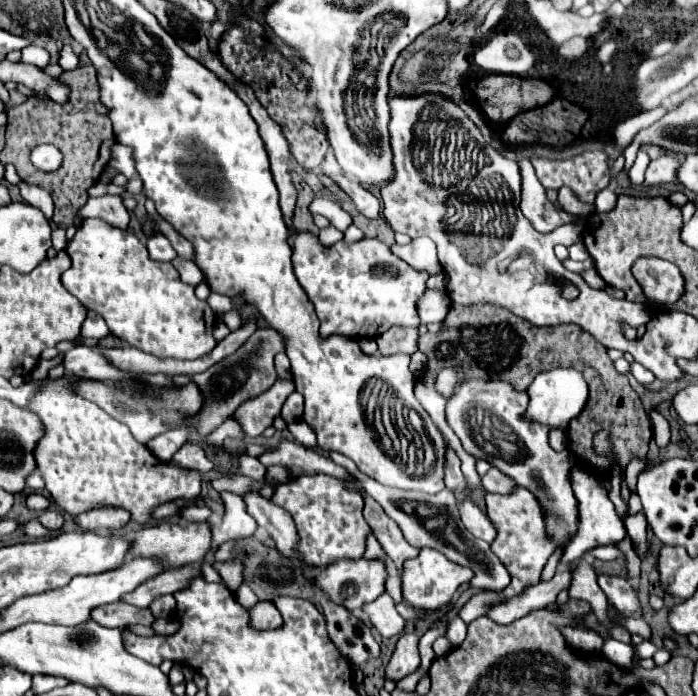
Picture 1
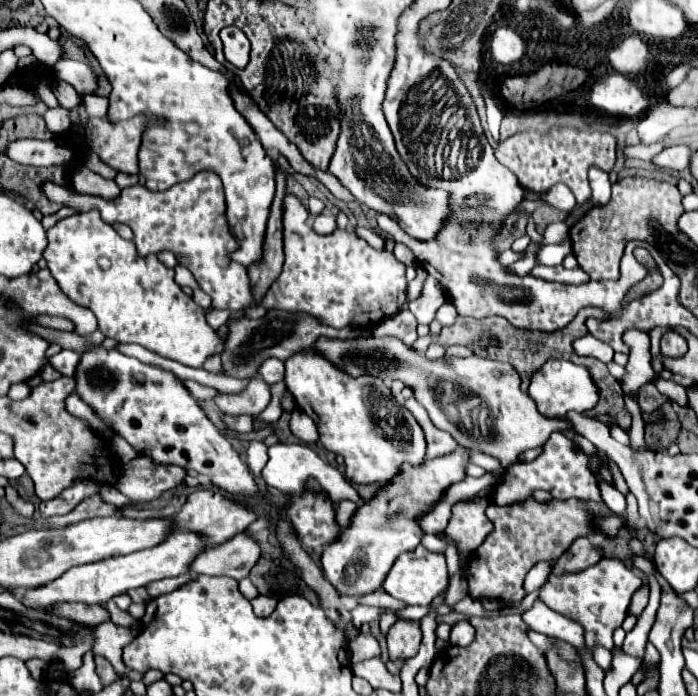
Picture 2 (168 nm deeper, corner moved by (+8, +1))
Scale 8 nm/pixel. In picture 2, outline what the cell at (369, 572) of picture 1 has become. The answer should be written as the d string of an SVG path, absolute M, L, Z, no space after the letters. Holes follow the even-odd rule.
M455 449L449 455L427 459L421 465L403 463L397 475L379 487L371 501L357 507L349 525L341 529L337 541L327 545L321 555L325 579L339 595L359 597L381 587L381 581L385 579L385 573L389 573L393 561L421 543L425 531L419 527L419 519L437 505L447 487L465 479L469 455L469 449Z

